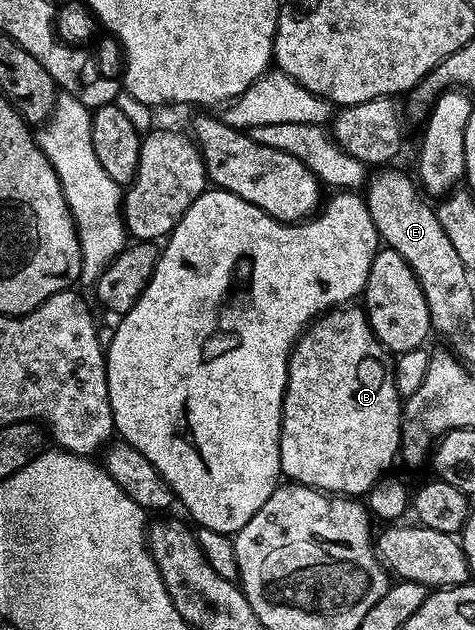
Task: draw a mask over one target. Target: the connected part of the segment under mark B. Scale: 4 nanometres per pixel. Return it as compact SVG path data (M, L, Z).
M342 306L332 309L314 319L313 323L301 333L293 353L289 355L289 377L283 398L281 411L281 475L286 481L302 484L308 488L317 488L321 492L328 492L350 498L364 497L375 486L375 482L390 471L393 459L398 459L401 446L401 421L403 419L403 400L397 395L393 364L385 361L387 353L379 338L371 330L369 320L364 311L357 306Z

